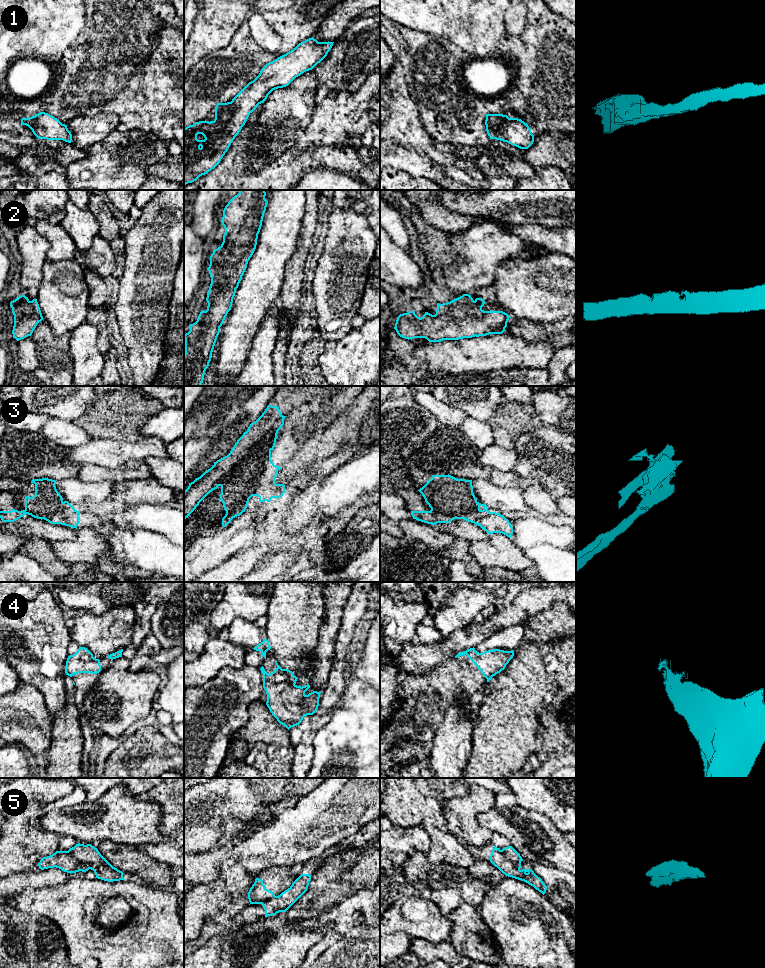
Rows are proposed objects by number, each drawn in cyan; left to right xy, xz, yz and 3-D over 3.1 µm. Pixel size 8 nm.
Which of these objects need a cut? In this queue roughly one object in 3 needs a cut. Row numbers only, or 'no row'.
3, 5

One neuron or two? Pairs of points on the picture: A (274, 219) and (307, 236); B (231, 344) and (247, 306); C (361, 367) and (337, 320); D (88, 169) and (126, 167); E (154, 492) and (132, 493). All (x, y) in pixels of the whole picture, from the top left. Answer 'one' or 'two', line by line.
A: two
B: one
C: two
D: one
E: one

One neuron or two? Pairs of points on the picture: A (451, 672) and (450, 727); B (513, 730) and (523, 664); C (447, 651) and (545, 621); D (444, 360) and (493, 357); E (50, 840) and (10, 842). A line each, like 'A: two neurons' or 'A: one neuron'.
A: two neurons
B: one neuron
C: two neurons
D: one neuron
E: one neuron

